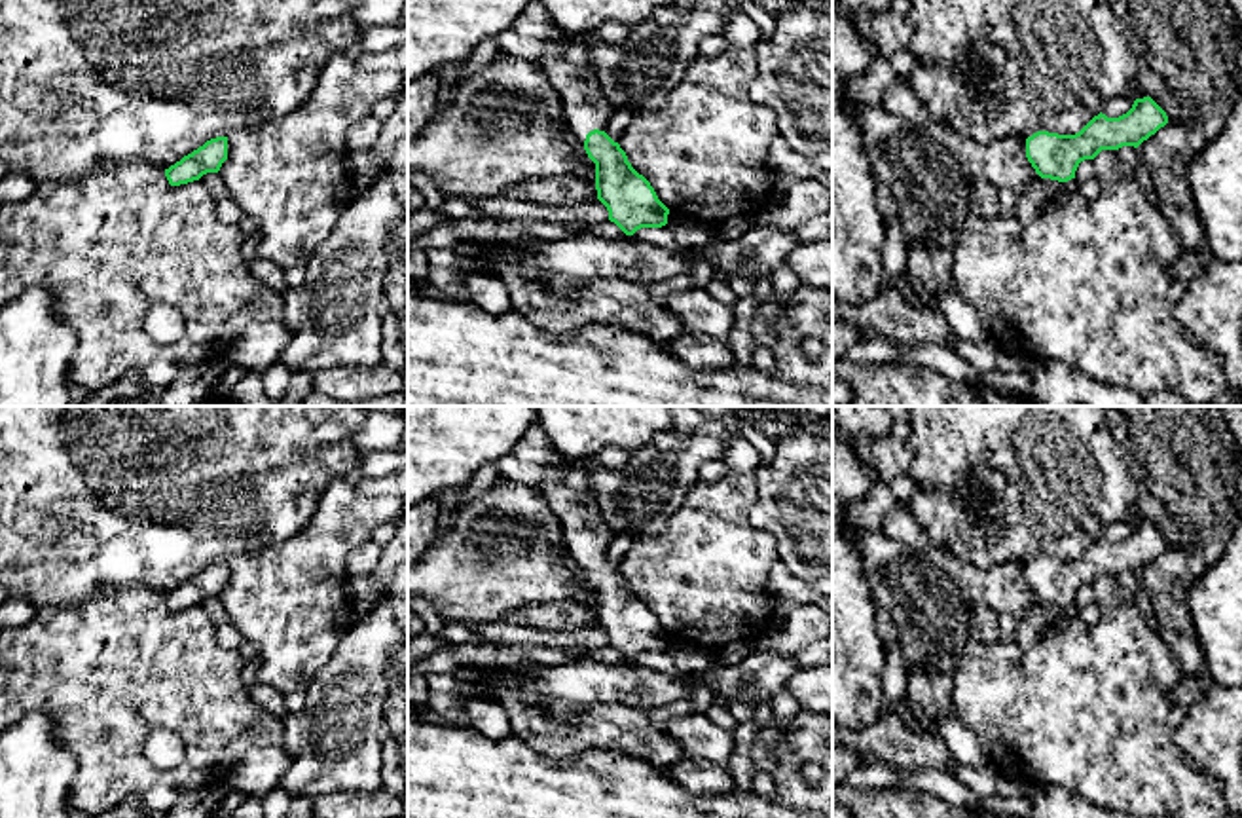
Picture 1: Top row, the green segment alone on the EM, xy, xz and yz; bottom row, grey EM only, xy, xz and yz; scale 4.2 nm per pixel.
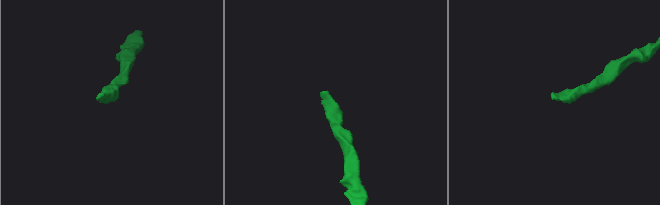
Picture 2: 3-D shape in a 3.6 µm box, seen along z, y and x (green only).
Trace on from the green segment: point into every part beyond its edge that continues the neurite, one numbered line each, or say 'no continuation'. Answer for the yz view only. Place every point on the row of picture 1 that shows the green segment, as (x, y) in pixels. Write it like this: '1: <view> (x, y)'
no continuation

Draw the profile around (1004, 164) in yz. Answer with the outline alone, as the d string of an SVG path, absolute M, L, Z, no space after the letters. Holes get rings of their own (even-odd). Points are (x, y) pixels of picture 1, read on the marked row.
M897 78L886 91L882 106L906 123L927 131L971 177L982 177L999 190L1007 188L1020 194L1032 178L1039 178L1026 158L1026 139L1005 137L992 142L978 142L958 135L927 114L908 78Z

